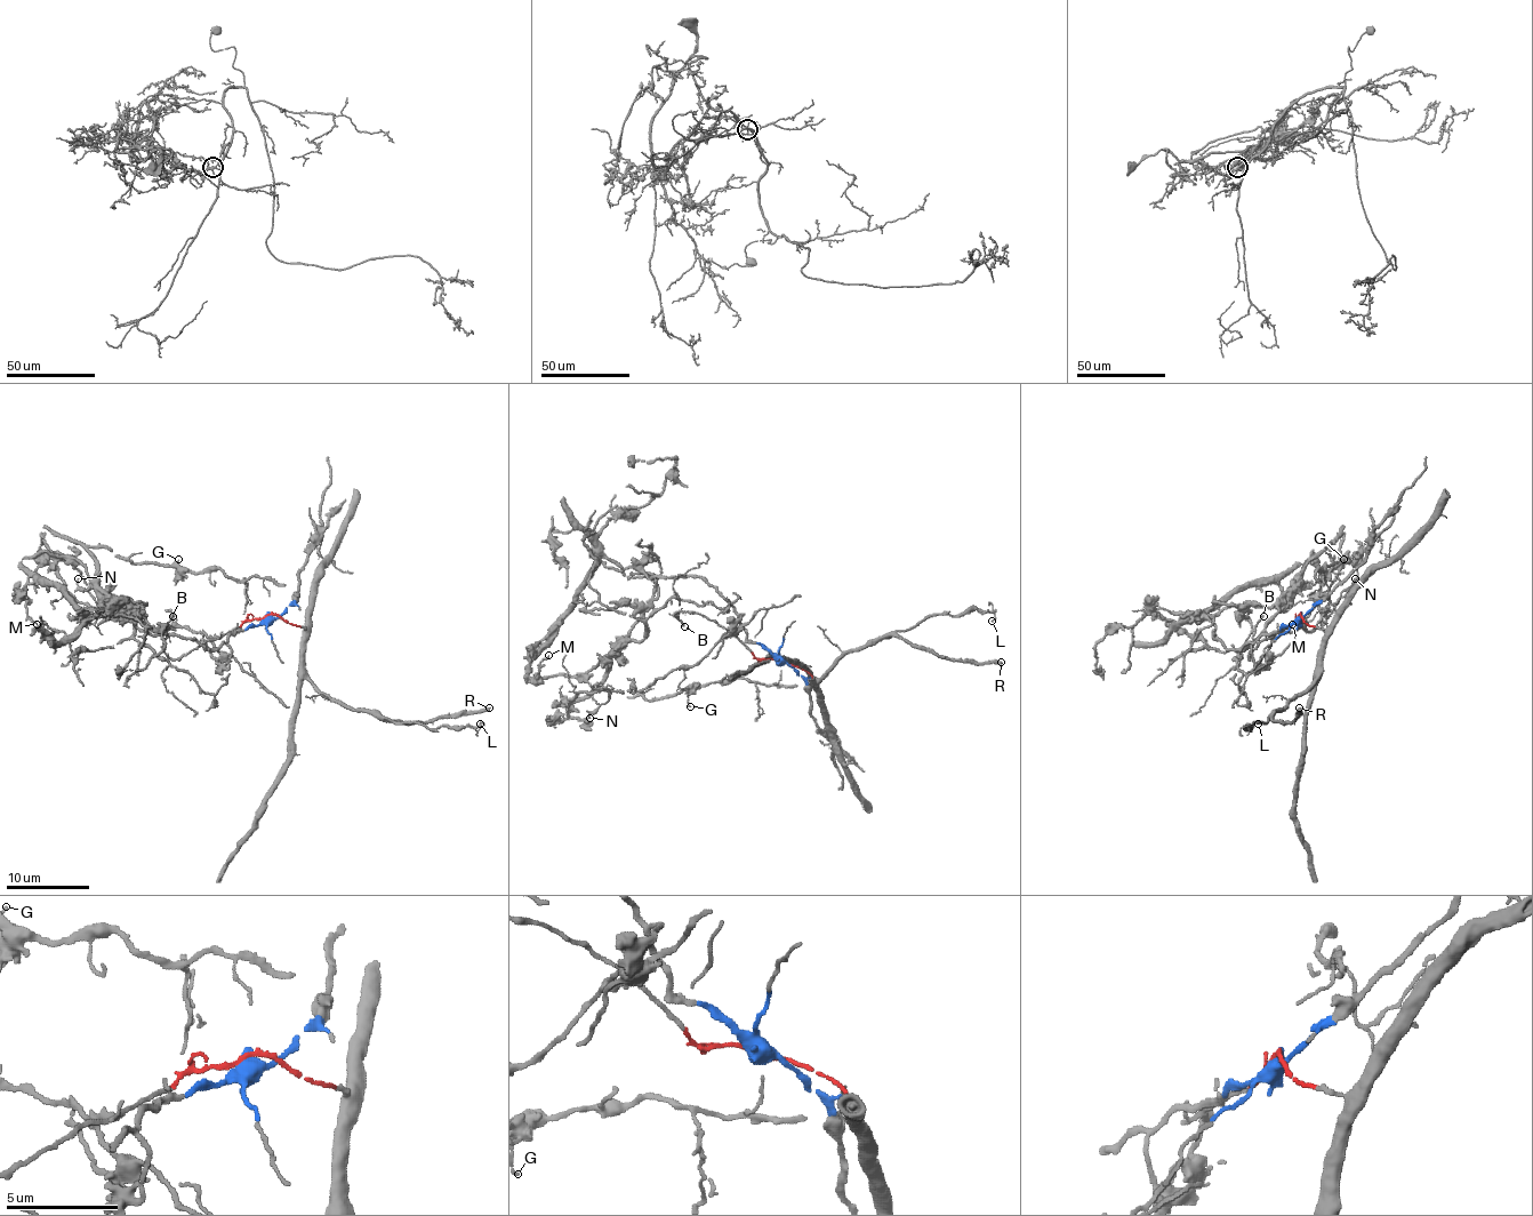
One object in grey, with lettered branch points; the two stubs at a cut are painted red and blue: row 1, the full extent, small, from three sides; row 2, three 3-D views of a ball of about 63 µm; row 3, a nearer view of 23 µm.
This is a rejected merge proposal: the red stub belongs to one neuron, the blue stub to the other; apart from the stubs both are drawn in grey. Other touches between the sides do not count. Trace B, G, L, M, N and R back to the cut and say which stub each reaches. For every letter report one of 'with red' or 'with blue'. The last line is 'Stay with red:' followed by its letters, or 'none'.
B: with red
G: with blue
L: with red
M: with blue
N: with blue
R: with red
Stay with red: B, L, R

